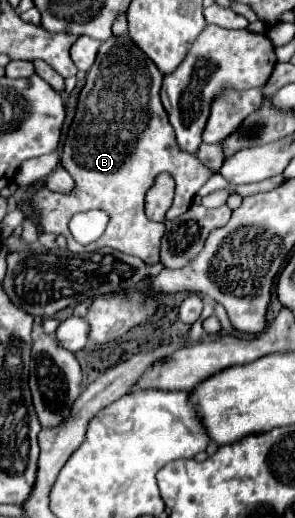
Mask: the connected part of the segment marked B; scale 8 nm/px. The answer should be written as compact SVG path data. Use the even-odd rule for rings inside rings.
M127 34L111 36L101 44L97 60L87 72L85 86L79 92L75 118L67 130L61 154L61 166L73 176L75 188L71 194L57 194L37 186L31 196L31 210L41 232L63 234L71 252L91 252L109 246L137 256L147 264L157 264L165 224L145 216L145 194L157 174L169 172L175 180L175 198L167 210L167 220L187 212L195 192L213 176L213 170L205 168L195 154L187 154L177 146L175 132L159 100L161 80L161 70L155 68L153 60L149 60ZM91 208L107 212L109 224L101 238L83 246L71 236L67 222L75 212Z

